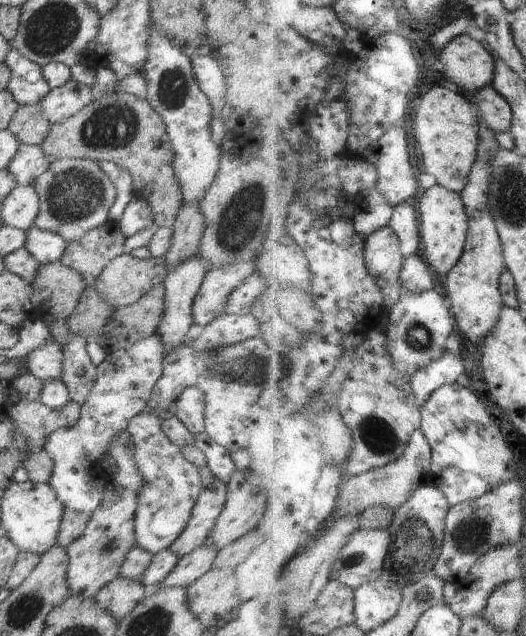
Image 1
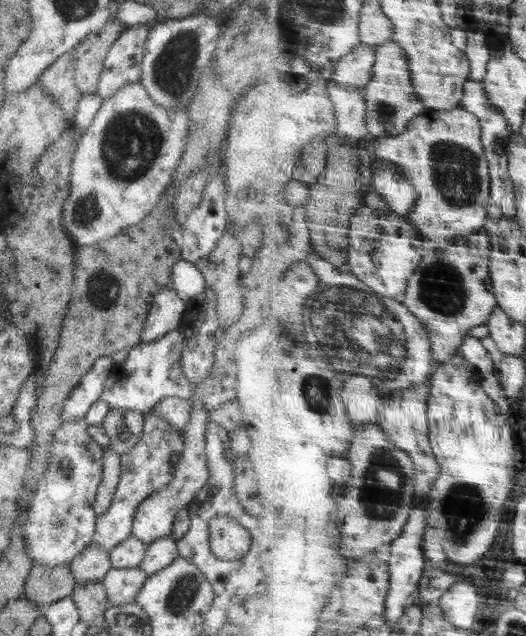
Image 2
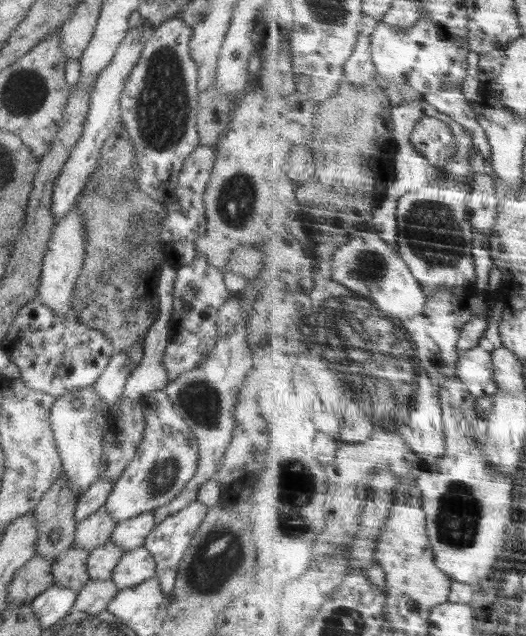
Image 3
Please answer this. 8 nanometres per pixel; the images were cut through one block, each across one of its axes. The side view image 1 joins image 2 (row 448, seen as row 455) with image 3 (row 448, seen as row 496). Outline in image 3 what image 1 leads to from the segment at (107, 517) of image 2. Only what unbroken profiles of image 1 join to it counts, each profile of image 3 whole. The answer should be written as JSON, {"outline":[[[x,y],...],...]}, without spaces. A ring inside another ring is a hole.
{"outline":[[[153,390],[147,392],[142,398],[142,411],[145,416],[145,430],[143,442],[138,446],[136,455],[132,462],[123,471],[123,474],[113,484],[112,491],[105,503],[106,510],[116,523],[138,516],[146,512],[155,512],[158,508],[165,506],[180,495],[186,488],[186,483],[190,481],[196,473],[198,465],[198,442],[194,432],[189,428],[190,422],[184,420],[175,406],[171,403],[168,395],[164,391]]]}

